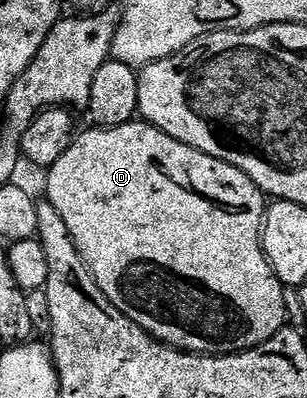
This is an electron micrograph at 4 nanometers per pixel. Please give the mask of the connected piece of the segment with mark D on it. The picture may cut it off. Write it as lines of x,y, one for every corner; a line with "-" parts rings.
145,122
121,124
115,128
90,126
87,132
79,131
75,135
72,146
45,173
45,199
64,218
64,226
68,226
68,234
76,242
78,252
84,258
88,270
96,278
100,290
108,294
108,302
116,306
132,322
136,322
150,336
155,336
163,344
172,348
181,348
184,352
197,352
220,356
236,352
249,352
251,348
259,348
268,342
287,323
288,309
284,306
284,285
278,281
278,275
272,270
266,252
262,249
262,221
266,219
268,207
267,197
236,166
228,162
220,162
220,158
212,158

